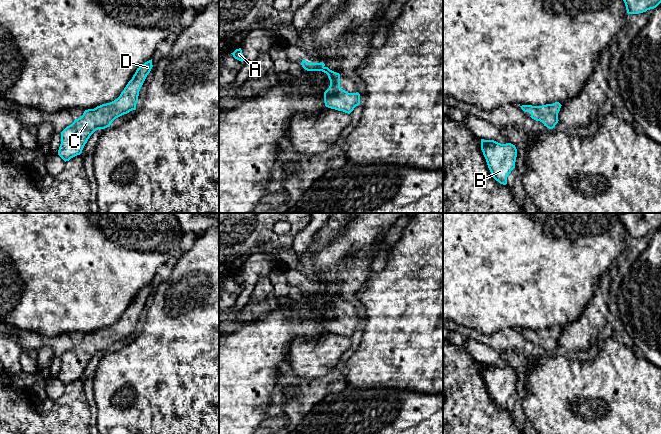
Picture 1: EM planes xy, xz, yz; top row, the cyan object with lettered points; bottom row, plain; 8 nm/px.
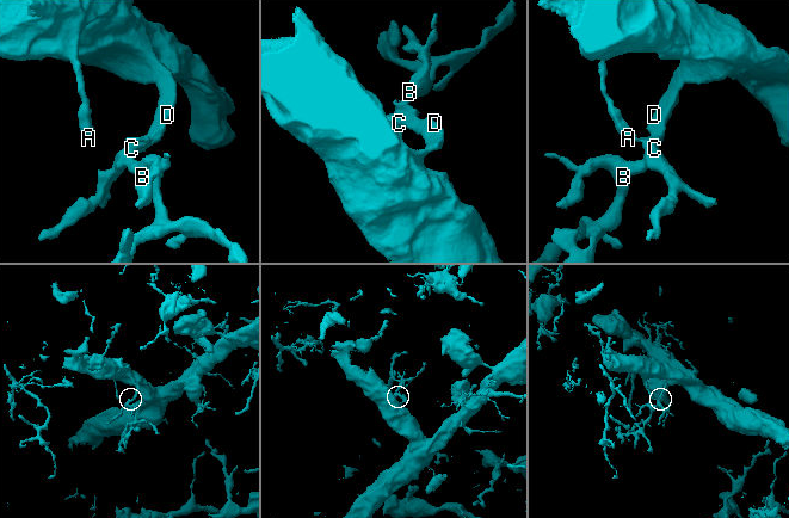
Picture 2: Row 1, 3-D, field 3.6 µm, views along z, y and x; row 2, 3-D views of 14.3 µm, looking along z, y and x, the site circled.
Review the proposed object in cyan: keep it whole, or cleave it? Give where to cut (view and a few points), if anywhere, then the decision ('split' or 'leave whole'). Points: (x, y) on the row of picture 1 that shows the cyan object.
no cut; leave whole

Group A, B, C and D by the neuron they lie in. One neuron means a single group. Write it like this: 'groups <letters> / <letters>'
groups A B C D

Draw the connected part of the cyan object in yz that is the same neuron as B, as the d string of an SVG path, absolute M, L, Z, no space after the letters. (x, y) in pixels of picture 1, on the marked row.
M481 139L481 150L492 177L500 184L506 185L508 175L515 168L517 157L515 145Z

